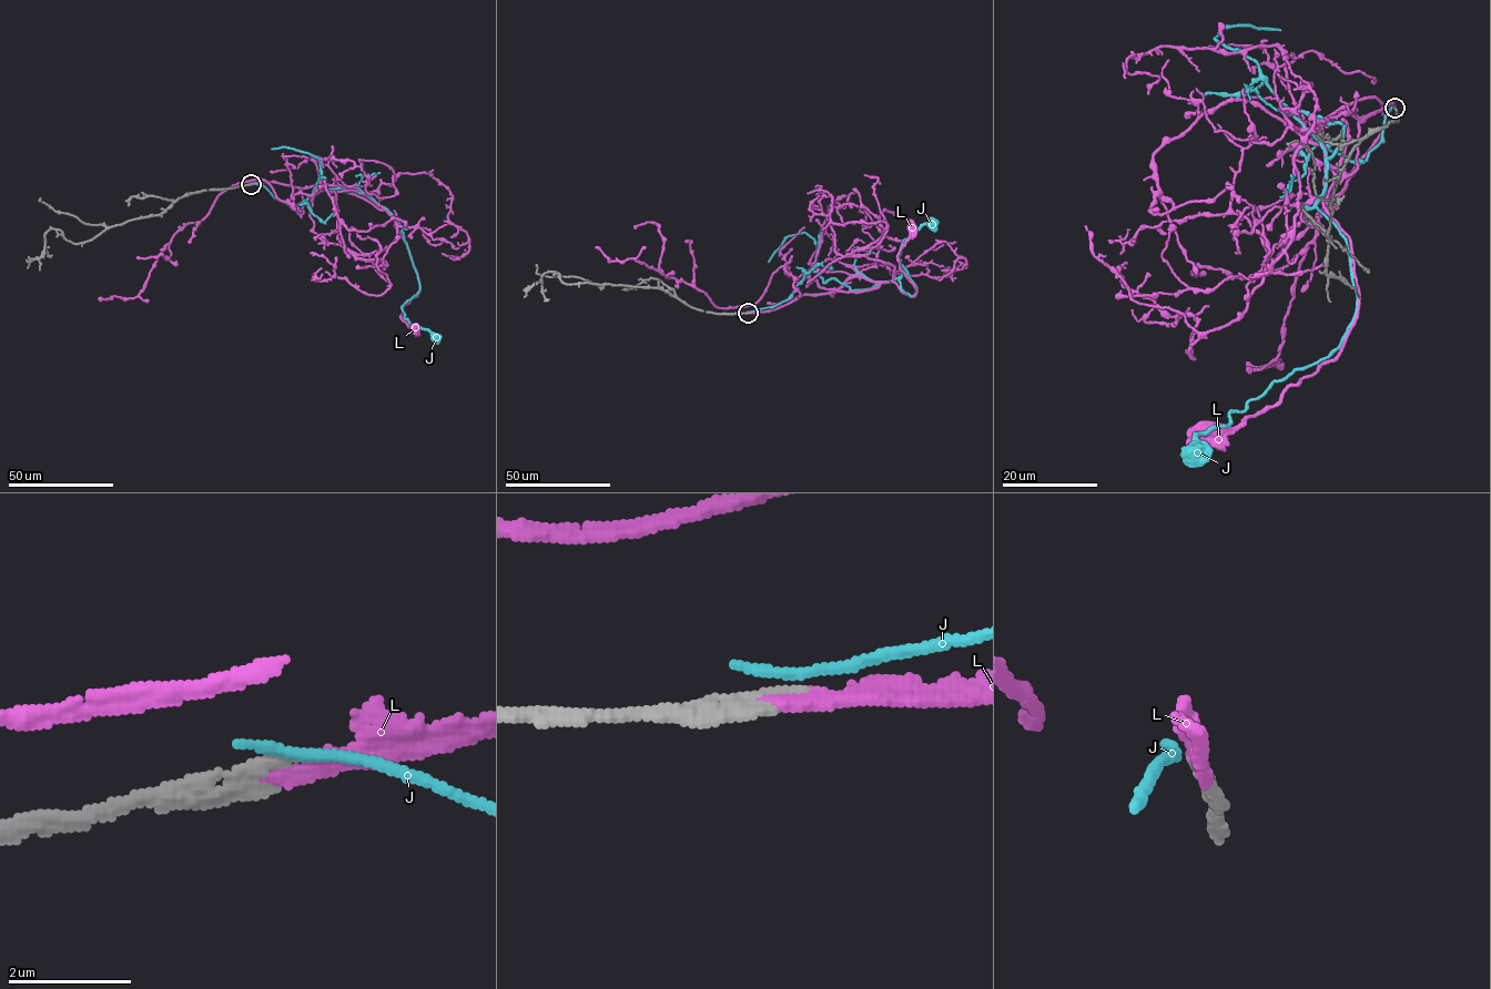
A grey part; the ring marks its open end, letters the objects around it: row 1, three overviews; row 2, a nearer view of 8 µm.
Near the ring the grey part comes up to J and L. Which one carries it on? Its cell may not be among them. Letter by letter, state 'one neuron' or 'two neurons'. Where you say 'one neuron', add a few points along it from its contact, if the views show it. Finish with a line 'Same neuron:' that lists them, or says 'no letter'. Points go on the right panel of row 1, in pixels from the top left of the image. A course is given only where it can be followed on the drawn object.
J: two neurons
L: one neuron; course (1393, 106), (1316, 125), (1322, 205), (1350, 241), (1358, 289), (1344, 346), (1275, 405), (1224, 435), (1204, 434)
Same neuron: L

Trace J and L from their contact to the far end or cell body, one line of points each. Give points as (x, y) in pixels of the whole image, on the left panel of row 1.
J: (252, 183), (291, 207), (316, 185), (384, 207), (403, 227), (419, 285), (404, 318), (436, 338)
L: (252, 183), (342, 186), (375, 201), (395, 220), (418, 279), (418, 294), (403, 307), (401, 316), (415, 328)

